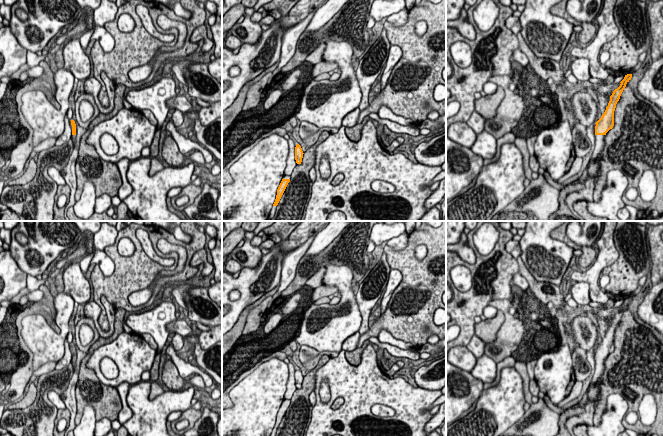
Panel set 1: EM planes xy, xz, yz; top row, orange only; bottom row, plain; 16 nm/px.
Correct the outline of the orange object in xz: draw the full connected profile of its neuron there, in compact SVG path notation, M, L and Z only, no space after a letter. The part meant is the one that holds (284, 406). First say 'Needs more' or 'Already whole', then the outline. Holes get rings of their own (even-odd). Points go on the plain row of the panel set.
Already whole. M284 402L282 403L282 405L277 413L277 419L276 419L276 423L275 423L273 430L278 429L278 427L279 427L279 425L280 425L280 423L281 423L289 406L290 406L290 403L284 403Z

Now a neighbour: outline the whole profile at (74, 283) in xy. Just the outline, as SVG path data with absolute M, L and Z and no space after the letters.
M74 261L61 271L61 282L61 291L69 294L75 302L85 305L90 301L91 285L85 278L79 261Z

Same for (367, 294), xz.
M383 253L380 261L369 275L361 284L357 285L355 296L362 317L359 329L360 335L369 330L372 309L387 286L390 271L391 268L387 262L386 255Z

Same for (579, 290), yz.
M584 281L571 282L568 286L568 291L572 298L581 308L588 308L591 303L589 296L589 284Z

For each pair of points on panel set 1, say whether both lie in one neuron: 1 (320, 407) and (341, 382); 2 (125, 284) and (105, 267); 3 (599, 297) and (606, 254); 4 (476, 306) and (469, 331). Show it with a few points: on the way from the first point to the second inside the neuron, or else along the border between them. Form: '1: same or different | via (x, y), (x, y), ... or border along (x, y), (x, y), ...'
1: same | via (327, 405), (332, 400), (337, 389)
2: different | border along (104, 251), (114, 264), (114, 271), (107, 277)
3: same | via (594, 286), (594, 271), (598, 265)
4: same | via (470, 312), (469, 325)

